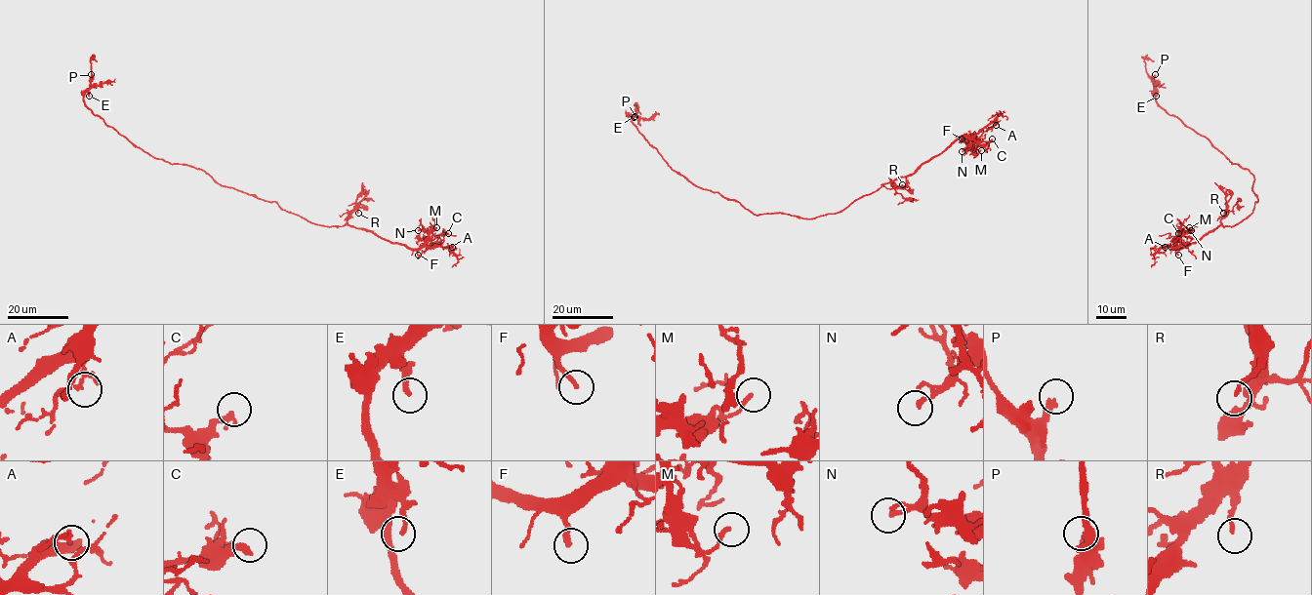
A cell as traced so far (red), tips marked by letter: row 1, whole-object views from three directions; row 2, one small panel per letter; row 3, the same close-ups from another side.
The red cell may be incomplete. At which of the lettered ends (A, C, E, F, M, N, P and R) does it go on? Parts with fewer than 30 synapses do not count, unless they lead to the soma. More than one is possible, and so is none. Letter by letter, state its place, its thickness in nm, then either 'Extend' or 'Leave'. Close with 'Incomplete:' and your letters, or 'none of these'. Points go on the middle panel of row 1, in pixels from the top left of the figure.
A: Place: (996, 125). Thickness 140 nm. Leave
C: Place: (992, 138). Thickness 300 nm. Leave
E: Place: (634, 117). Thickness 200 nm. Leave
F: Place: (962, 138). Thickness 200 nm. Extend
M: Place: (981, 150). Thickness 170 nm. Leave
N: Place: (962, 151). Thickness 200 nm. Leave
P: Place: (635, 116). Thickness 200 nm. Leave
R: Place: (902, 184). Thickness 150 nm. Leave
Incomplete: F

